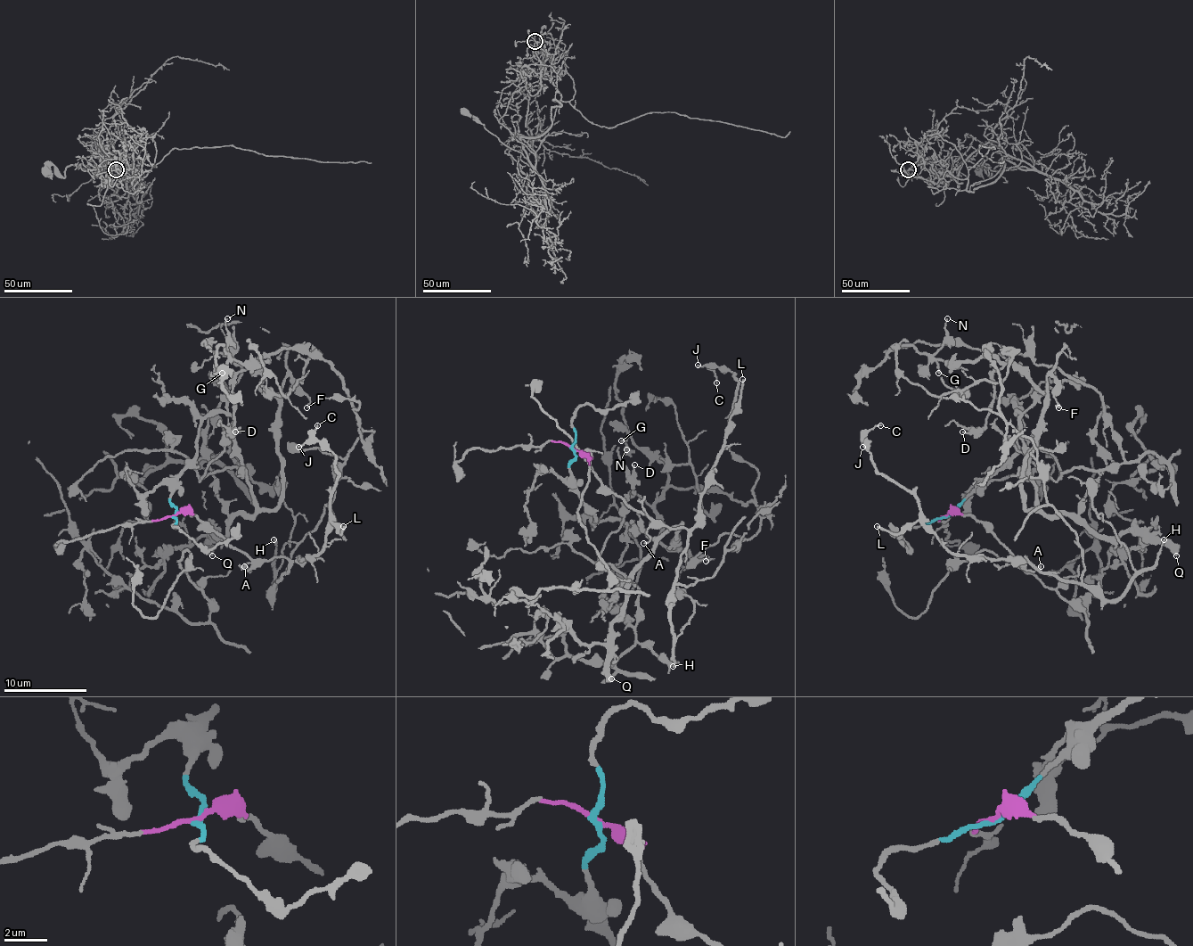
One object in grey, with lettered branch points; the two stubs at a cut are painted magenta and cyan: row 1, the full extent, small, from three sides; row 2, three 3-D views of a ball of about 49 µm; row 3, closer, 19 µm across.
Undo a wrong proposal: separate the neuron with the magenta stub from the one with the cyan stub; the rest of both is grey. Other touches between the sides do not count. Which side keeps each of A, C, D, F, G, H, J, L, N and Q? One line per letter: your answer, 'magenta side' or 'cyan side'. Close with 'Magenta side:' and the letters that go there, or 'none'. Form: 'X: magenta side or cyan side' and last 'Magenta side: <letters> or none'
A: magenta side
C: magenta side
D: cyan side
F: cyan side
G: cyan side
H: magenta side
J: magenta side
L: magenta side
N: cyan side
Q: cyan side
Magenta side: A, C, H, J, L

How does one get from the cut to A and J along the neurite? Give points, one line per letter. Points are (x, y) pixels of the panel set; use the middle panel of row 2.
A: (572, 449), (587, 460), (595, 477), (649, 518), (649, 537), (643, 543)
J: (572, 449), (653, 521), (672, 529), (695, 524), (737, 390), (735, 374), (697, 365)

